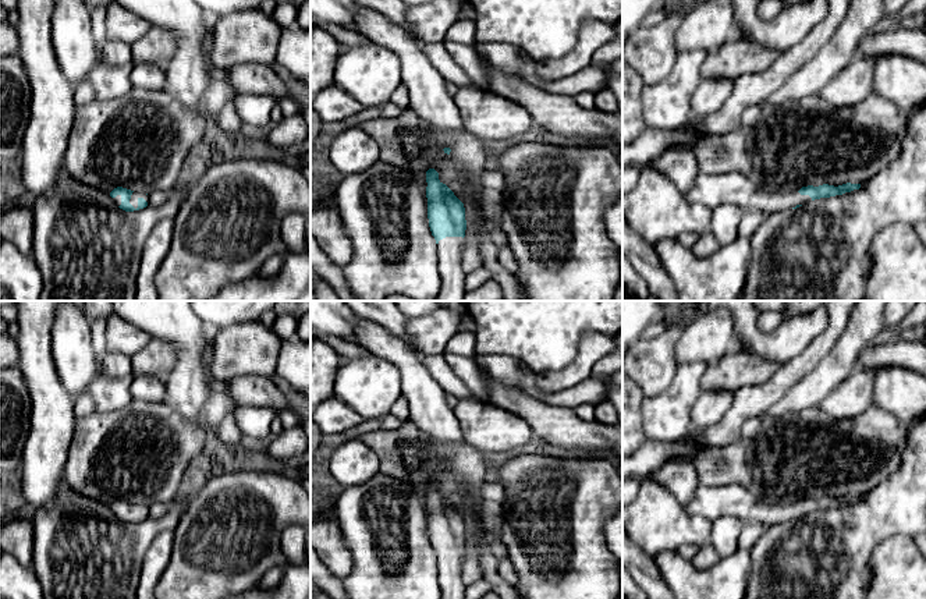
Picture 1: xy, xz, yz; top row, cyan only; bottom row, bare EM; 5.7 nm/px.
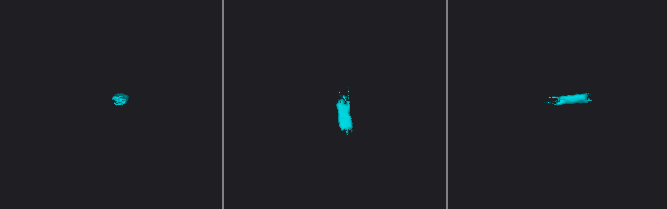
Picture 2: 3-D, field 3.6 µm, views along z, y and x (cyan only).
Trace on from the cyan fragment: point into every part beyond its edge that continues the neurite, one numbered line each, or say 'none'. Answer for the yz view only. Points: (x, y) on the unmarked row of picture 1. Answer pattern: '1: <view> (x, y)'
1: yz (710, 502)

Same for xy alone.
1: xy (134, 510)

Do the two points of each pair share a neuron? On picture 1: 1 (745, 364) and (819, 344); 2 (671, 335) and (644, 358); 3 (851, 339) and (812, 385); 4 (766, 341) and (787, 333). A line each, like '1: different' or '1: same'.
1: different
2: same
3: same
4: same

